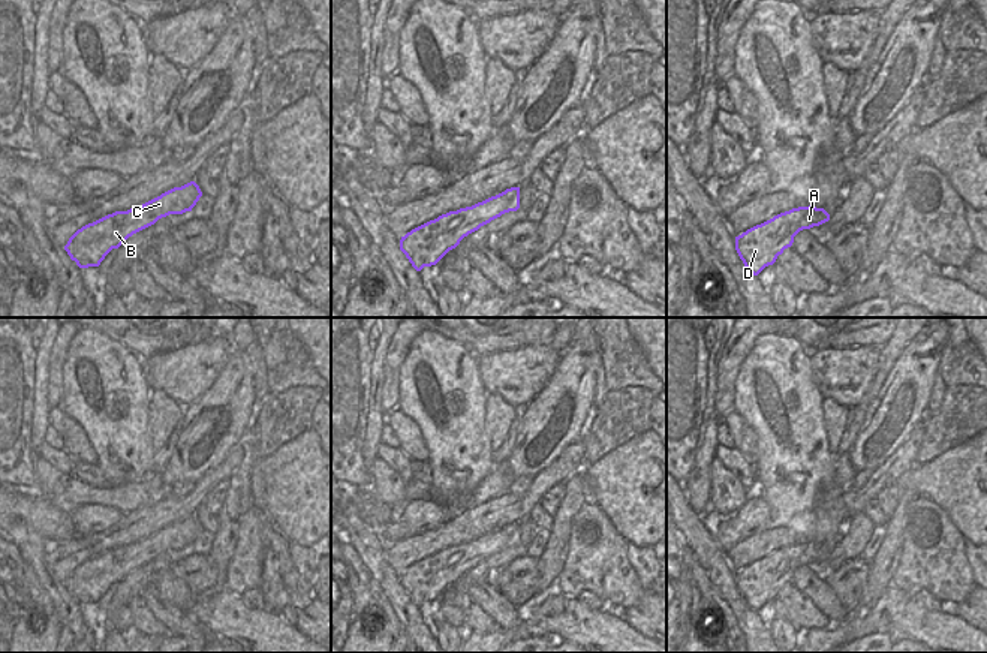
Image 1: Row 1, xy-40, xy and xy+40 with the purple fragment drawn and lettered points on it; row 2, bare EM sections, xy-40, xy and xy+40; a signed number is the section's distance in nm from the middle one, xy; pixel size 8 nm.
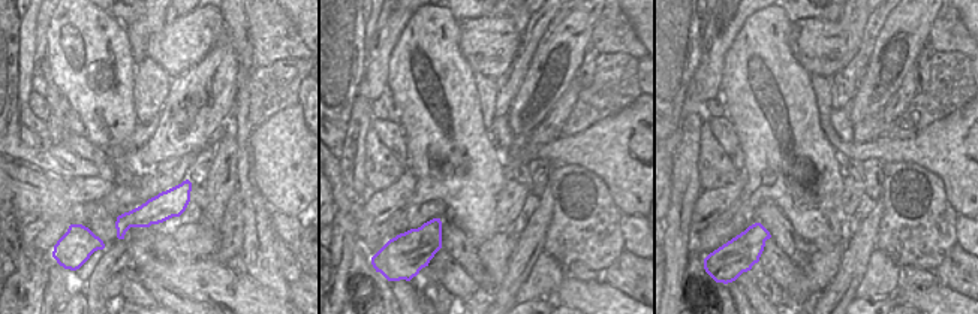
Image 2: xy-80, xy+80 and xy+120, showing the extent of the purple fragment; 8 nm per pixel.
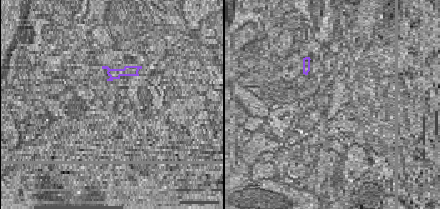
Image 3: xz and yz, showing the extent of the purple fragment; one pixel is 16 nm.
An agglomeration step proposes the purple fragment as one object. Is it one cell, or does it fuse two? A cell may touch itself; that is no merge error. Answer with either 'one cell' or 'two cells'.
one cell

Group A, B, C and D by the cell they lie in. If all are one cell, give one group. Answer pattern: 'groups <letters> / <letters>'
groups A B C D

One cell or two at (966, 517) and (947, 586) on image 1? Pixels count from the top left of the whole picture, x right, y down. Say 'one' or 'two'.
two

